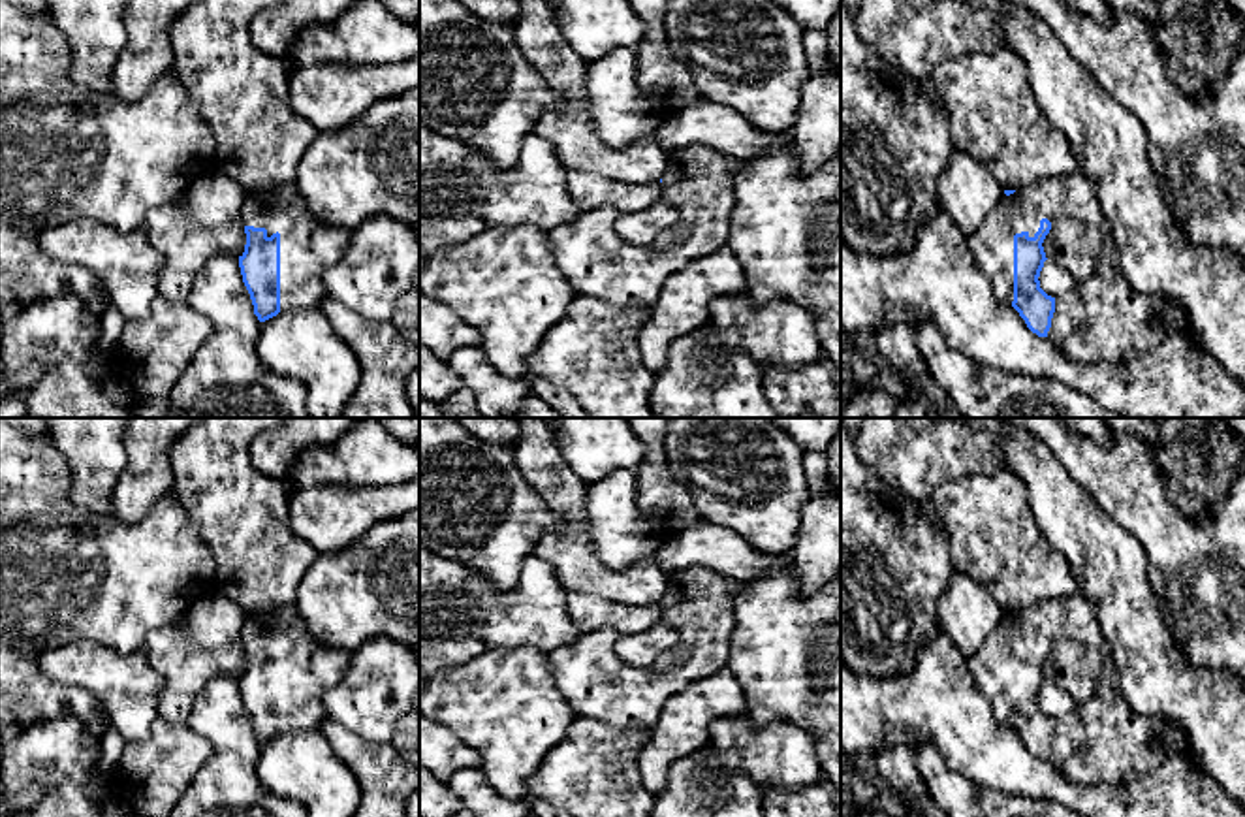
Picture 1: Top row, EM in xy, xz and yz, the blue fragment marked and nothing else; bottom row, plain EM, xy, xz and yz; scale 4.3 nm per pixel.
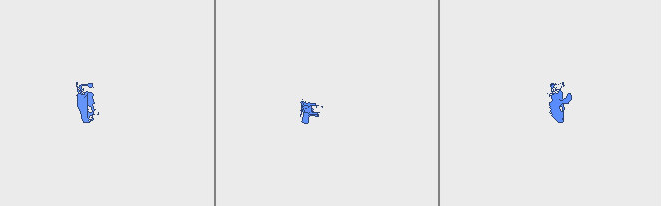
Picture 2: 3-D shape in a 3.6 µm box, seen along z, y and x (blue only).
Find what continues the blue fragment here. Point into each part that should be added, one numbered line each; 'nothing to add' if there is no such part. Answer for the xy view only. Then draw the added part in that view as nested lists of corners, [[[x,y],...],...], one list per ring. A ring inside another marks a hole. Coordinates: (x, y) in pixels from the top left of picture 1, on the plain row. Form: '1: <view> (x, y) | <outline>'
1: xy (309, 669) | [[[293,604],[248,616],[241,644],[280,655],[280,732],[318,729],[322,698],[342,681],[352,653],[318,642]]]

